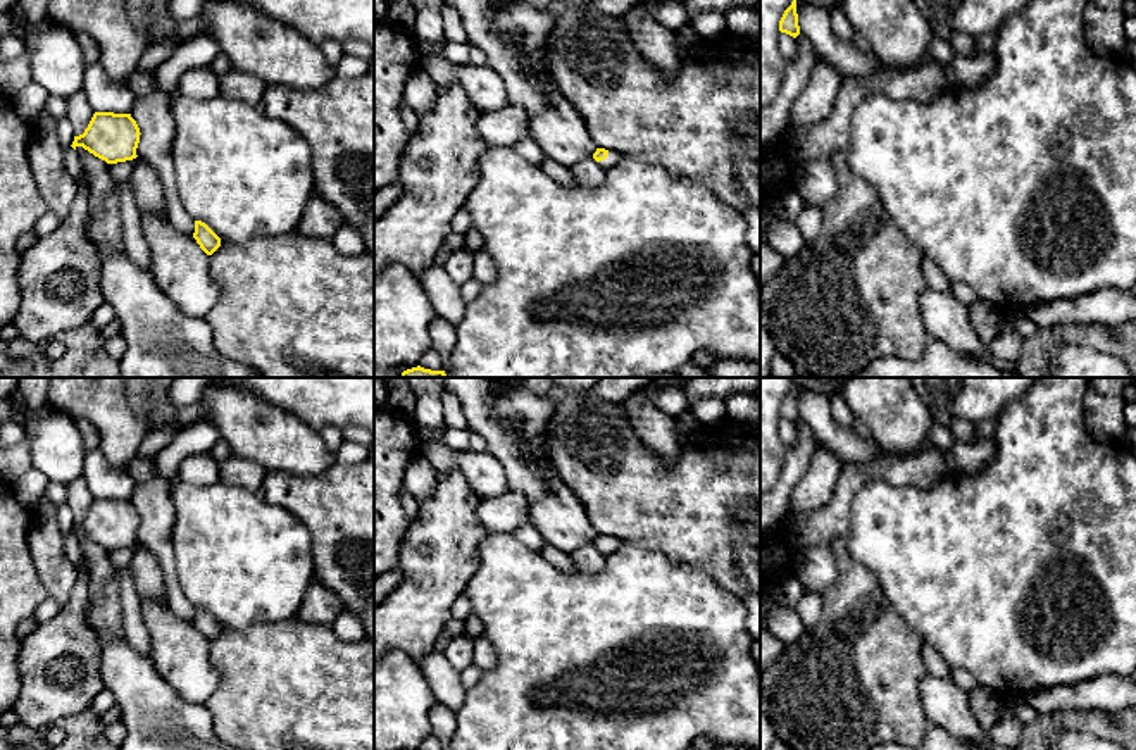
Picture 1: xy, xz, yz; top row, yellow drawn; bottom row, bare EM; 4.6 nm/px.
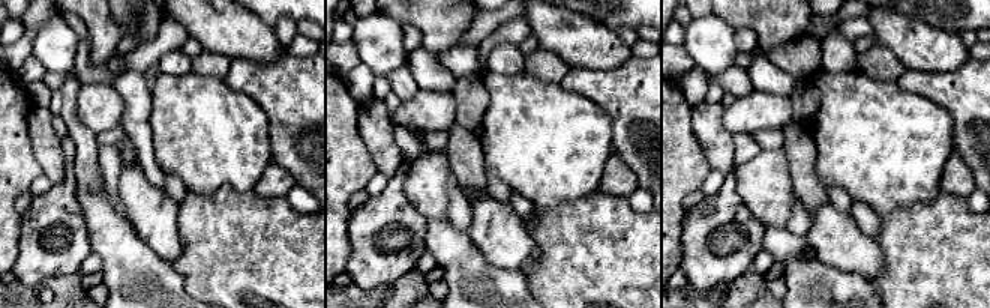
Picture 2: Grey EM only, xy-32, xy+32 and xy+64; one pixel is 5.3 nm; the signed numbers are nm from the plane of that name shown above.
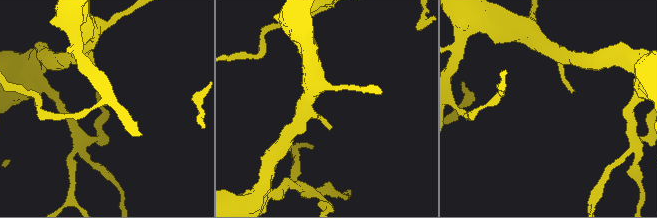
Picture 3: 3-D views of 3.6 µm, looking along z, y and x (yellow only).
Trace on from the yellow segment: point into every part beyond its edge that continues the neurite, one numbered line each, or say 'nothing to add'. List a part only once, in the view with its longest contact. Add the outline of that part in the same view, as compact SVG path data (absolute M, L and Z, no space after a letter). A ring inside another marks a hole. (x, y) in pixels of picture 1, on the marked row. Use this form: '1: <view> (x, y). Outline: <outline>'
1: xz (612, 159). Outline: M609 150L607 159L605 159L605 160L600 160L598 164L600 164L603 169L610 169L610 167L617 166L621 159L622 159L621 153Z

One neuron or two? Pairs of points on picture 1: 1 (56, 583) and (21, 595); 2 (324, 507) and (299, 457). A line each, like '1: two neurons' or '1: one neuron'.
1: two neurons
2: two neurons

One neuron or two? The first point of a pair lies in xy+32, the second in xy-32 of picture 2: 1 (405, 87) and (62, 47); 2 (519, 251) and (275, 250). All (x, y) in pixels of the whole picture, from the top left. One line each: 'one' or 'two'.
1: two
2: two

